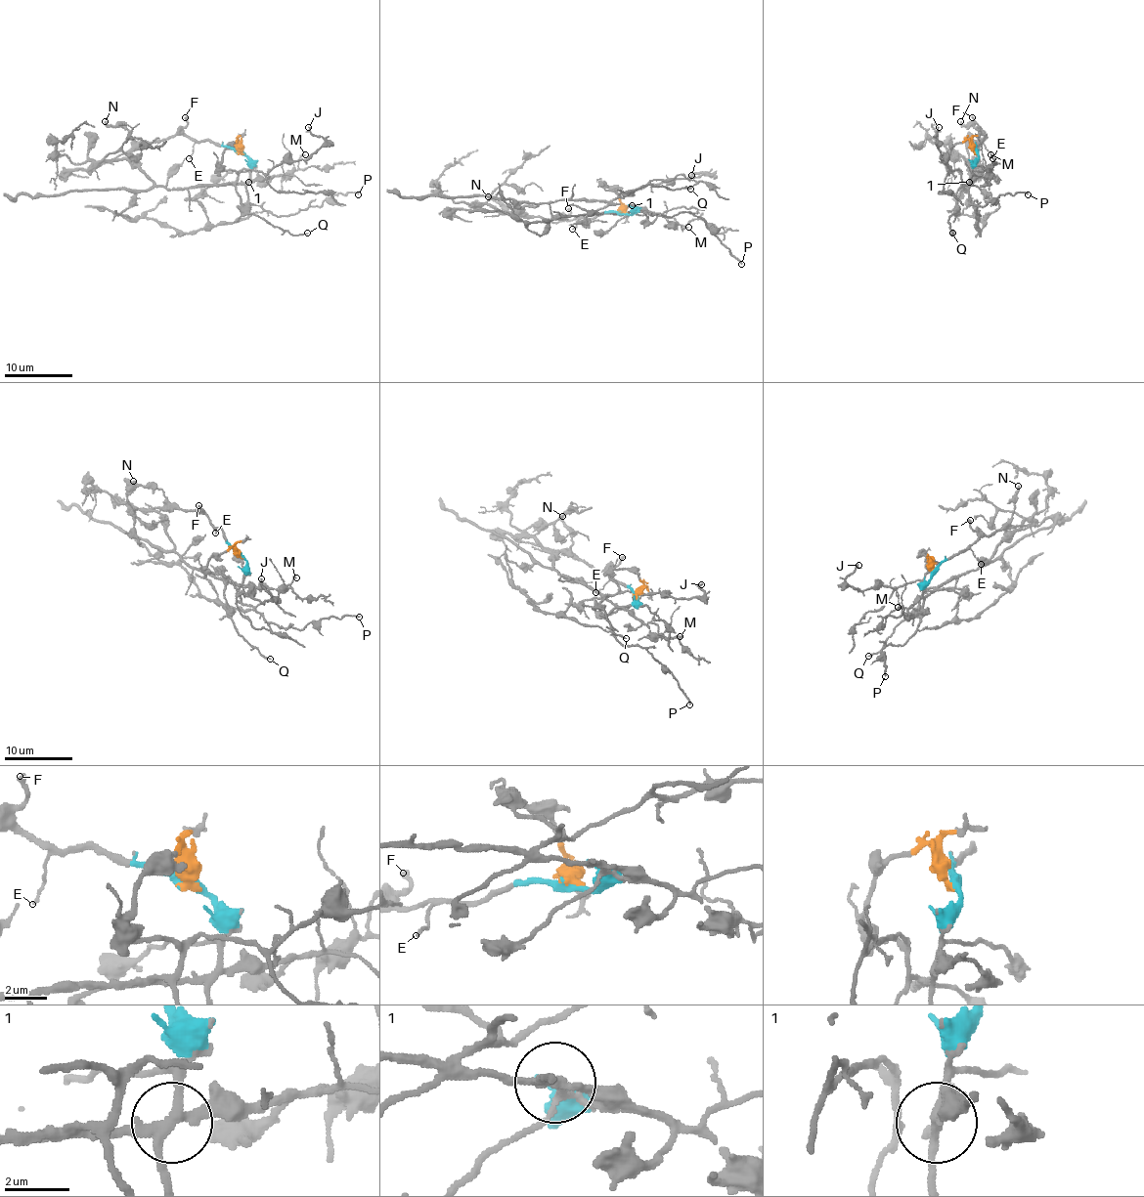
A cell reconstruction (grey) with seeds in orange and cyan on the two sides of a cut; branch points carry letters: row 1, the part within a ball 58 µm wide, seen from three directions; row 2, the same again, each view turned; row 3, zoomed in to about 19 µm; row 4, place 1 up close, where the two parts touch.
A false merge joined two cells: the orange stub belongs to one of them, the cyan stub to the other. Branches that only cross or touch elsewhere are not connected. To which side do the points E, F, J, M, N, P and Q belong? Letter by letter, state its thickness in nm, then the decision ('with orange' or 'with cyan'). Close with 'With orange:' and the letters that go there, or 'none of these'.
E: 120 nm | with cyan
F: 220 nm | with cyan
J: 200 nm | with orange
M: 180 nm | with orange
N: 280 nm | with cyan
P: 160 nm | with cyan
Q: 150 nm | with orange
With orange: J, M, Q

